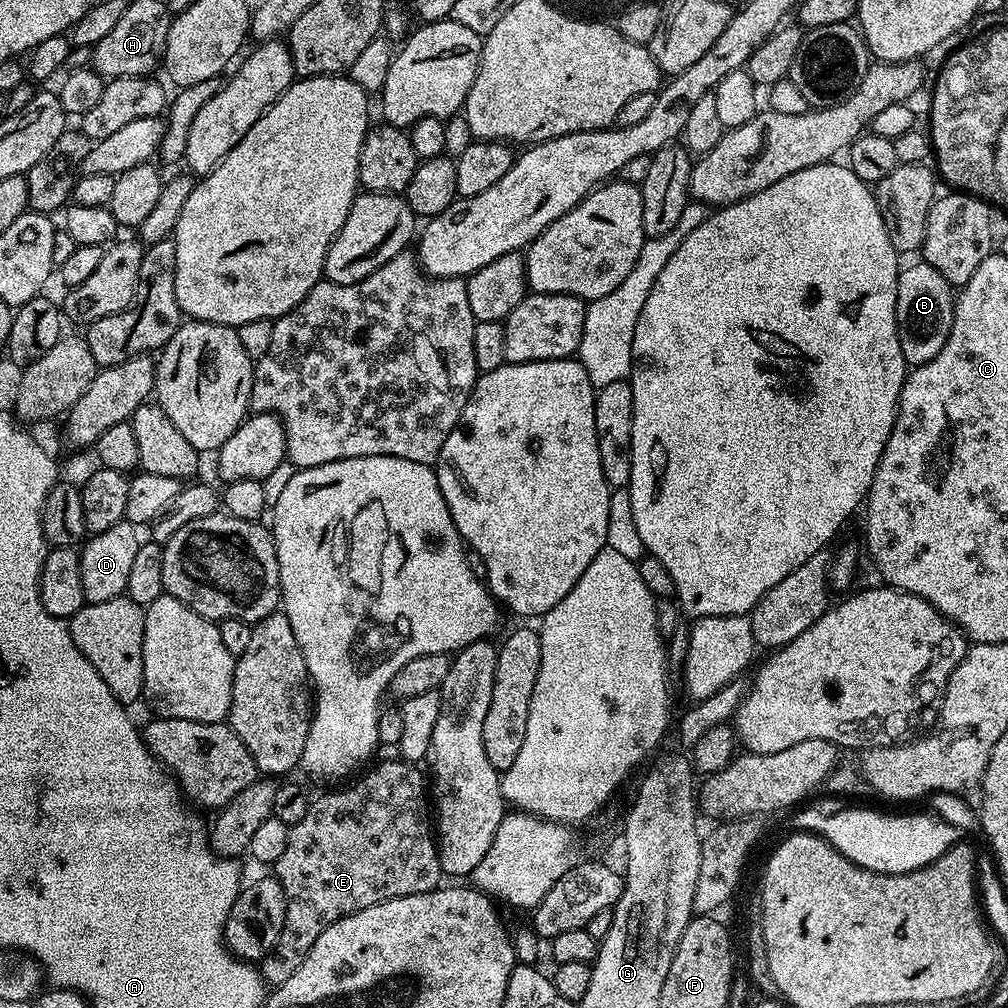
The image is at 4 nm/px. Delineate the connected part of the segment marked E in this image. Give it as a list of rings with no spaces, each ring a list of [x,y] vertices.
[[[401,759],[386,760],[377,765],[377,768],[369,767],[369,772],[357,784],[341,792],[328,792],[317,800],[315,797],[308,805],[306,818],[289,827],[286,850],[274,865],[276,881],[282,890],[286,890],[286,922],[275,948],[259,961],[258,967],[265,985],[281,984],[294,975],[294,970],[306,962],[310,946],[318,942],[318,934],[343,916],[399,896],[433,892],[441,883],[434,820],[430,815],[430,792],[424,789],[425,773],[420,773],[417,765]]]

